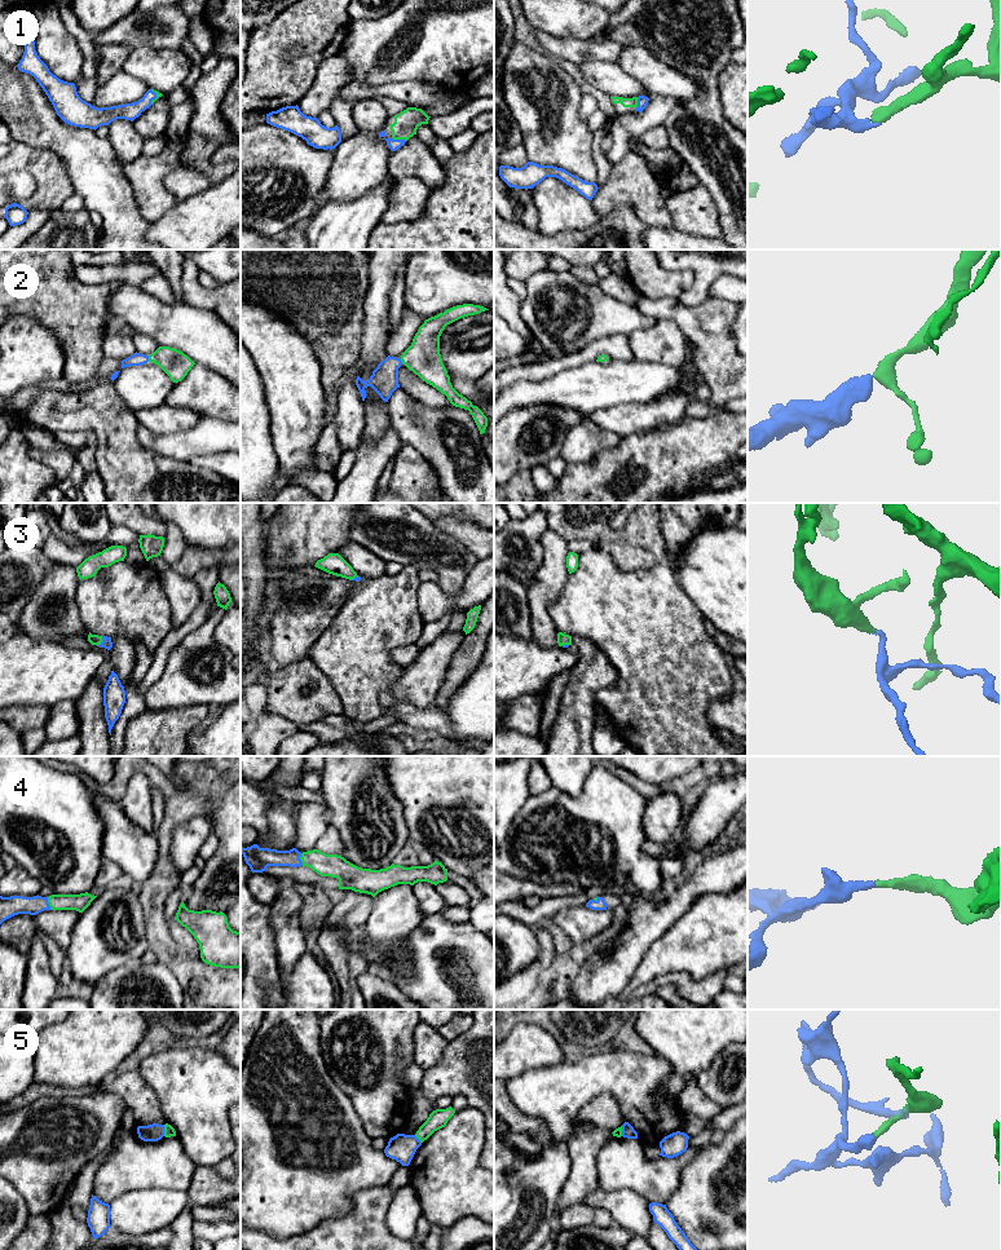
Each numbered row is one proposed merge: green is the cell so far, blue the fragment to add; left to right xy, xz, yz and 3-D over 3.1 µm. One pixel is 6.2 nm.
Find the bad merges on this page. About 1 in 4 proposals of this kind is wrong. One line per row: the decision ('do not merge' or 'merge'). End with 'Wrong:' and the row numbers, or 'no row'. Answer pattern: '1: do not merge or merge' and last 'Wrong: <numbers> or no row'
1: merge
2: merge
3: merge
4: merge
5: do not merge
Wrong: 5

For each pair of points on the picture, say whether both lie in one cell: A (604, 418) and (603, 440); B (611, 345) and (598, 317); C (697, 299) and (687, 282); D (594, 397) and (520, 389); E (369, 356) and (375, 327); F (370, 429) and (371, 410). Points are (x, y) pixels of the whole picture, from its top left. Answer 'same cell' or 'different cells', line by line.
A: different cells
B: different cells
C: different cells
D: same cell
E: same cell
F: same cell

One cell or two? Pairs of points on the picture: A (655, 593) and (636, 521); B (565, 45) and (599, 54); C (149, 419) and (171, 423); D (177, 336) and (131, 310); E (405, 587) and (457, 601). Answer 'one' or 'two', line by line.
A: two
B: one
C: one
D: one
E: two

